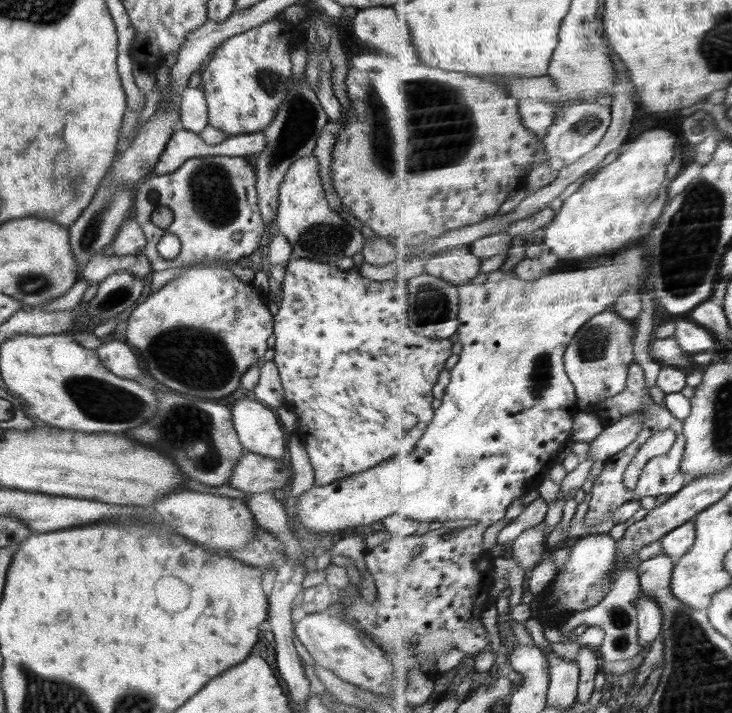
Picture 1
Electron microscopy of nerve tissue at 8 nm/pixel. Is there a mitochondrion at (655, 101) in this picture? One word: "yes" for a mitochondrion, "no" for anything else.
no

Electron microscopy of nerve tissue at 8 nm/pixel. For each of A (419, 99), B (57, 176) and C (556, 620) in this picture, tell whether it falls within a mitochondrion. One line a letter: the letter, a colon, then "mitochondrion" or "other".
A: other
B: other
C: other

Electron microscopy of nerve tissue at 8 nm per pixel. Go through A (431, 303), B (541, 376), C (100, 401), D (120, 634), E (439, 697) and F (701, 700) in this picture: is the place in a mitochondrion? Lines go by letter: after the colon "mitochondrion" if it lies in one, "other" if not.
A: mitochondrion
B: mitochondrion
C: mitochondrion
D: other
E: other
F: mitochondrion

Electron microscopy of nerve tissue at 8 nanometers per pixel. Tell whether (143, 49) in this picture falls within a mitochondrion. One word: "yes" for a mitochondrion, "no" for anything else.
no

